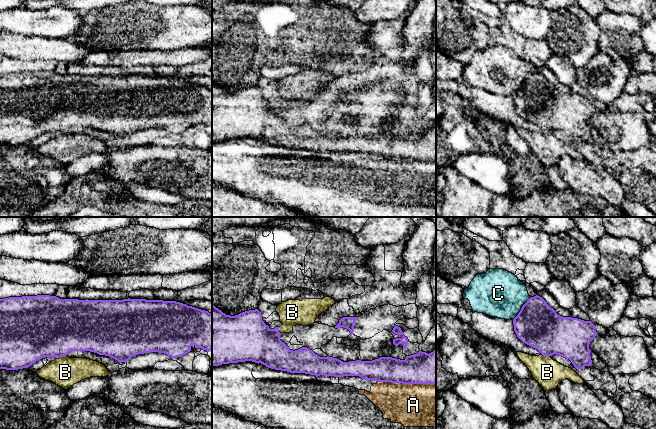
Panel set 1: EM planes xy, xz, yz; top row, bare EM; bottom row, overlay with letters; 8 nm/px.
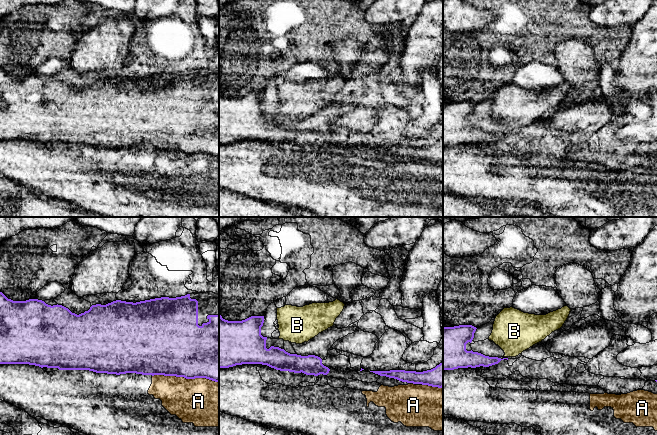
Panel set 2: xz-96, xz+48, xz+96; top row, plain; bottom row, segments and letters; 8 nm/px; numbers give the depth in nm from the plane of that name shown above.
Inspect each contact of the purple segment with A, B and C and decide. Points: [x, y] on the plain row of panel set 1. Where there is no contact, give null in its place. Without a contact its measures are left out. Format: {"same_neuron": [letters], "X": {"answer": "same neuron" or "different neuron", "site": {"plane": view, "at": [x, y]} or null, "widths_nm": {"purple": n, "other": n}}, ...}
{"same_neuron": [], "A": {"answer": "different neuron", "site": {"plane": "xz", "at": [407, 159]}, "widths_nm": {"purple": 260, "other": 360}}, "B": {"answer": "different neuron", "site": {"plane": "yz", "at": [546, 132]}, "widths_nm": {"purple": 360, "other": 220}}, "C": {"answer": "different neuron", "site": {"plane": "yz", "at": [521, 84]}, "widths_nm": {"purple": 360, "other": 380}}}

